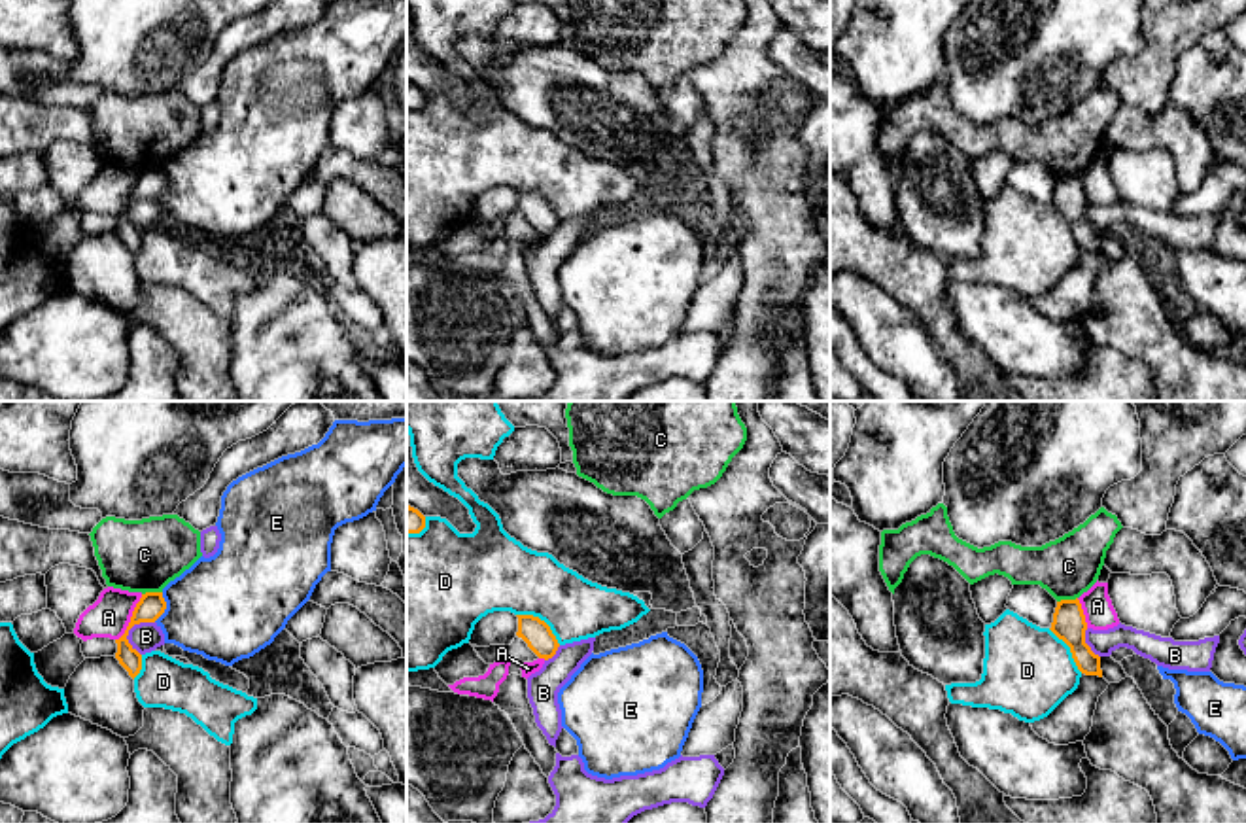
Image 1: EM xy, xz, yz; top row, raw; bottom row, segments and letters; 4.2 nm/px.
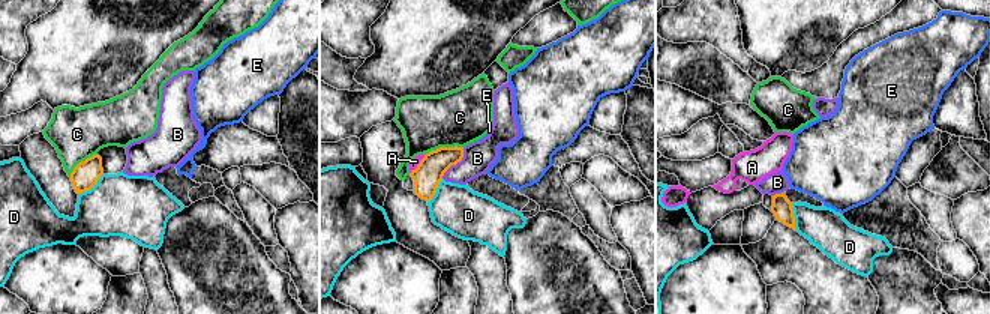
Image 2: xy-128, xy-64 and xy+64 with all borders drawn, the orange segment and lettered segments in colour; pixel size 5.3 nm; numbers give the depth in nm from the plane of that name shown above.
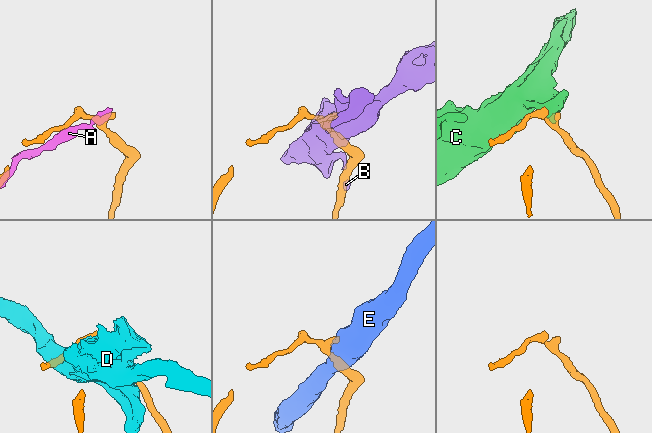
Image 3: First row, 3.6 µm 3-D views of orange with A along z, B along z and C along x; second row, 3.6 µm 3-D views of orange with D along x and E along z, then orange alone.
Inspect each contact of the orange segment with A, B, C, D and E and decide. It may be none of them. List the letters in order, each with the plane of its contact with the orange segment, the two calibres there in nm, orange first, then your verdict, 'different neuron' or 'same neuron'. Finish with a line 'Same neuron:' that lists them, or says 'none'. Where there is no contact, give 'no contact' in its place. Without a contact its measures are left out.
A: xy | 110/180 nm | different neuron
B: xy | 110/130 nm | different neuron
C: xy | 110/300 nm | different neuron
D: xz | 120/300 nm | different neuron
E: xy | 110/440 nm | different neuron
Same neuron: none

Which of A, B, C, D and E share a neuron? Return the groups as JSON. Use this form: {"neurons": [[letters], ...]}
{"neurons": [["A"], ["B"], ["C"], ["D"], ["E"]]}

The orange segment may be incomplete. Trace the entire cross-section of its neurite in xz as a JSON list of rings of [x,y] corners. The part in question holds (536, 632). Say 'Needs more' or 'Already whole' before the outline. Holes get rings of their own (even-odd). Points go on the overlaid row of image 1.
Already whole. [[[516,615],[516,617],[518,617],[516,636],[522,638],[539,658],[545,660],[552,658],[560,643],[552,634],[550,626],[533,615]]]

